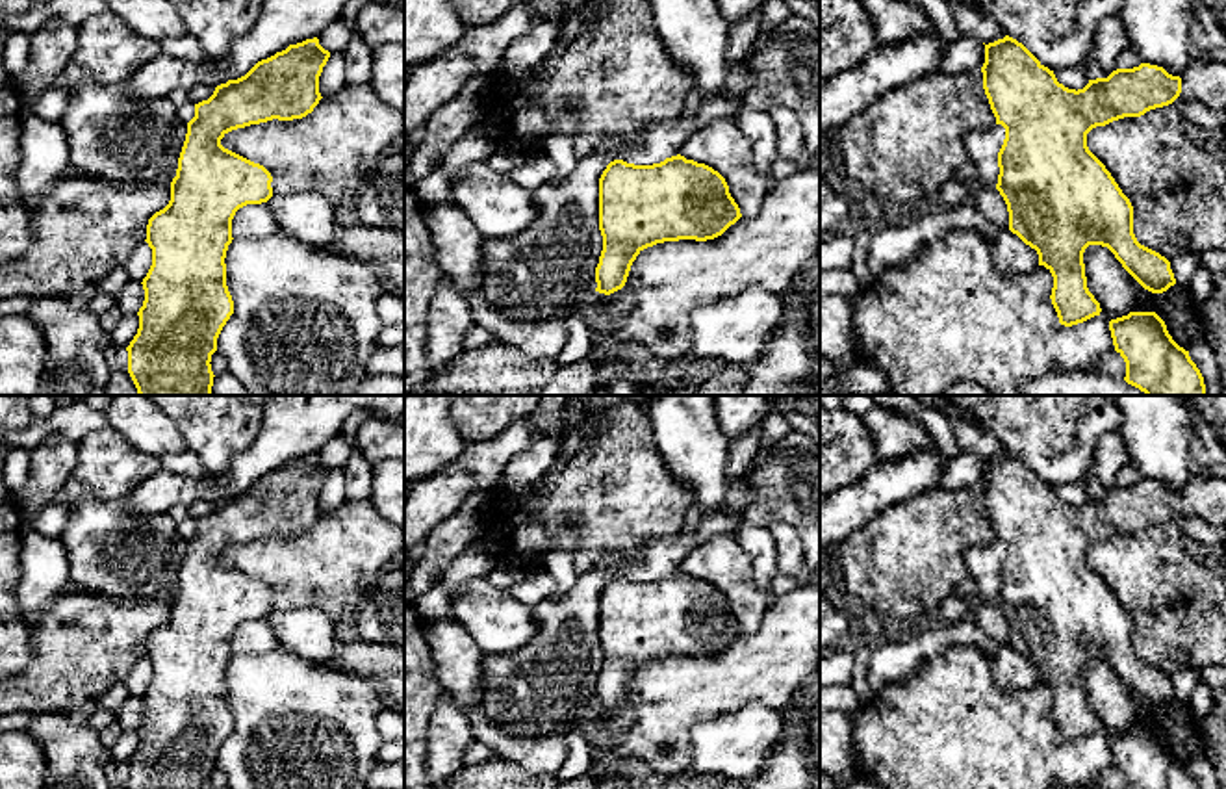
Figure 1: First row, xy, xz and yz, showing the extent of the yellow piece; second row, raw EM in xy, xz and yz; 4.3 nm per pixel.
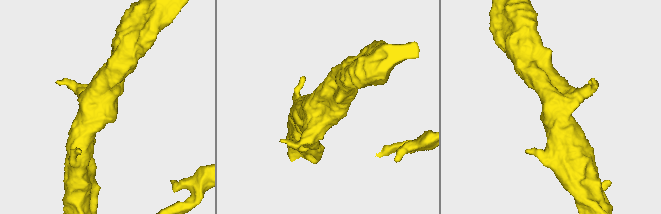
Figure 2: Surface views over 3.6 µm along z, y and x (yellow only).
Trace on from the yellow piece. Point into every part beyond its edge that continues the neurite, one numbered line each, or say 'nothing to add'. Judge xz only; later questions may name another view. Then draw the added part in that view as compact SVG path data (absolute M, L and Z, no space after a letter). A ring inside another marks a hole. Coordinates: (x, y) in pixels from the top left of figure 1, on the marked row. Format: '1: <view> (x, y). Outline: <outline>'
nothing to add

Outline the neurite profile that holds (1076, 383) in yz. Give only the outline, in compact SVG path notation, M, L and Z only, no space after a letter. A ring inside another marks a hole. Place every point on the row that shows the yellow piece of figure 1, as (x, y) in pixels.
M1094 371L1050 373L1022 384L1022 395L1146 395L1126 381Z

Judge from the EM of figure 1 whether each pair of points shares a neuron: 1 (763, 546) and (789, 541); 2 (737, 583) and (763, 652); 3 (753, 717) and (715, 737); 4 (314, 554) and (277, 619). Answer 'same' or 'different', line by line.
1: different
2: different
3: same
4: different

